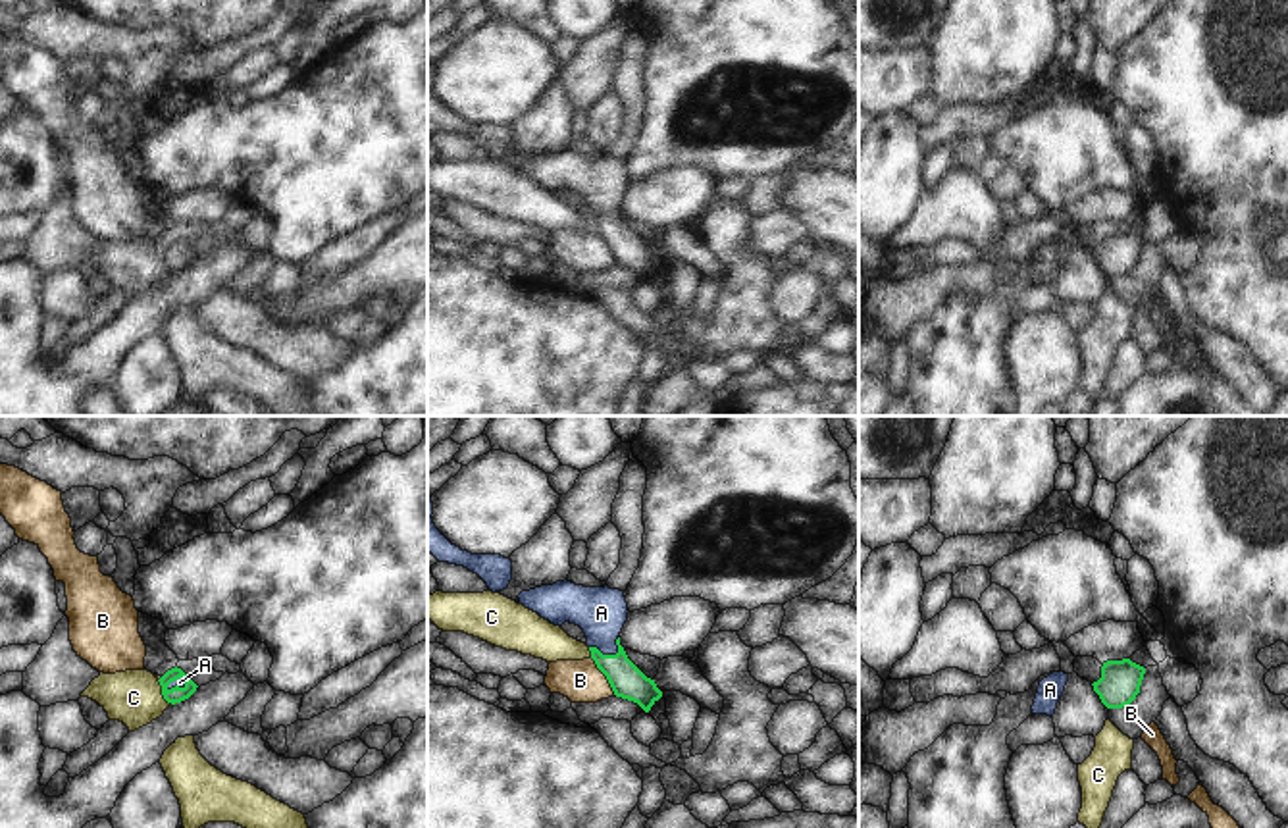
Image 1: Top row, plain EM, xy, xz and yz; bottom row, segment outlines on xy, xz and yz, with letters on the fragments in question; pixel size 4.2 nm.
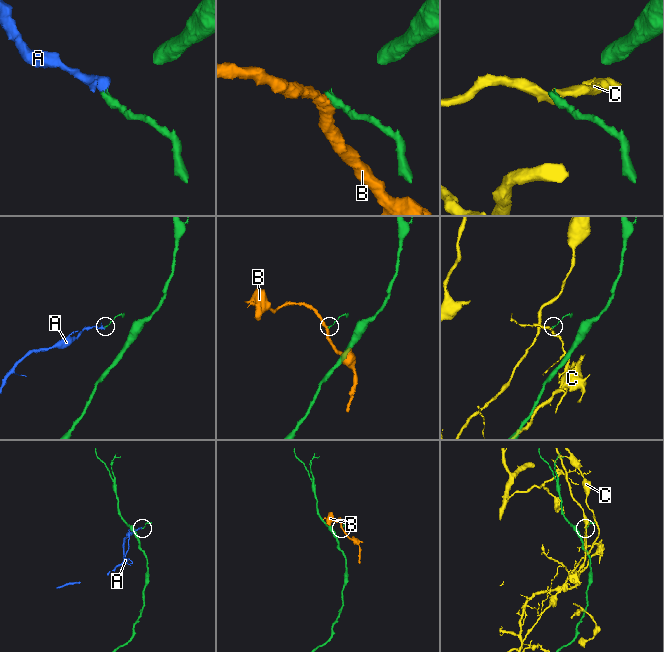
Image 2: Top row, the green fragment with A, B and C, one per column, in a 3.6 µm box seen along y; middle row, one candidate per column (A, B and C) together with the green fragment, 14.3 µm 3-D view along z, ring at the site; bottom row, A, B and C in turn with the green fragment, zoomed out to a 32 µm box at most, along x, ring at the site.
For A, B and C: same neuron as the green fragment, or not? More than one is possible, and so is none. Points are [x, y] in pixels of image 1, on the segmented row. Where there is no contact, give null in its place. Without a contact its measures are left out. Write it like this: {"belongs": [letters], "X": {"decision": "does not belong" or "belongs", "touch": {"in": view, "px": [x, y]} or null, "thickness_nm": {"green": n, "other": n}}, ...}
{"belongs": ["A"], "A": {"decision": "belongs", "touch": {"in": "xz", "px": [609, 655]}, "thickness_nm": {"green": 140, "other": 220}}, "B": {"decision": "does not belong", "touch": {"in": "xz", "px": [605, 674]}, "thickness_nm": {"green": 140, "other": 180}}, "C": {"decision": "does not belong", "touch": {"in": "xy", "px": [162, 694]}, "thickness_nm": {"green": 70, "other": 220}}}

